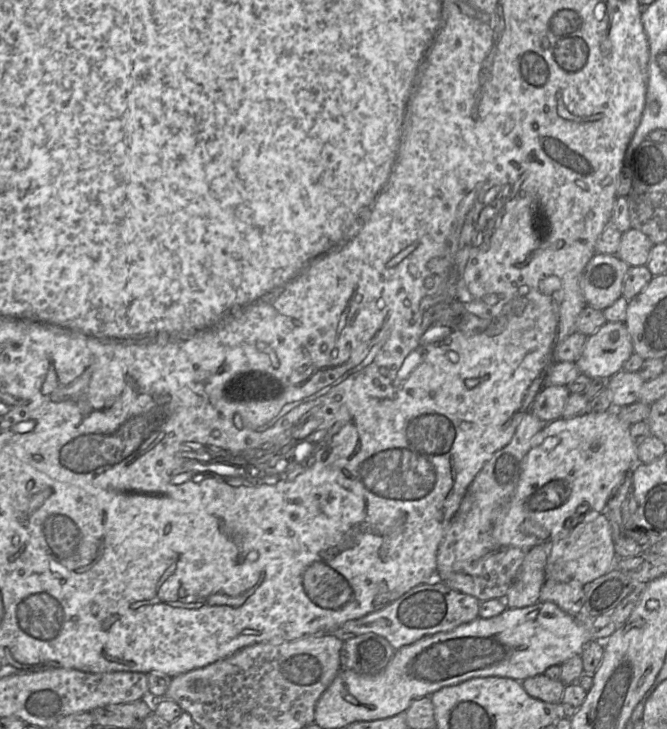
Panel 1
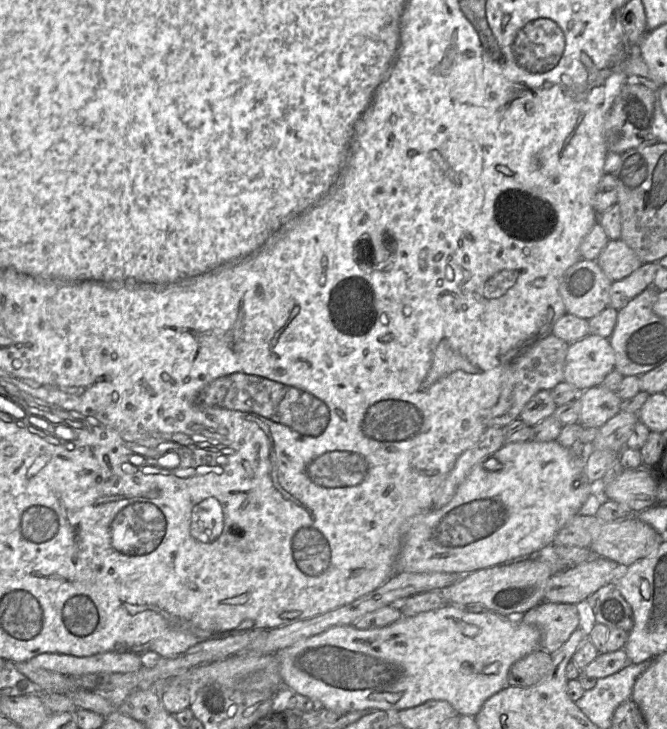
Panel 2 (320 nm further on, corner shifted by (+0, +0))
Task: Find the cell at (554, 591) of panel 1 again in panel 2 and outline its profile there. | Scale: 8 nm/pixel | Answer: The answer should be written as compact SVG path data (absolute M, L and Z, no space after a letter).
M543 601L520 619L539 629L540 648L550 654L557 651L579 626L578 607L575 604Z

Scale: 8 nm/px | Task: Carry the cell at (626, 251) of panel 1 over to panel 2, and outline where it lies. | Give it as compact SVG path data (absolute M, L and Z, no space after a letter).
M609 239L596 261L612 282L627 277L643 264L621 239Z

